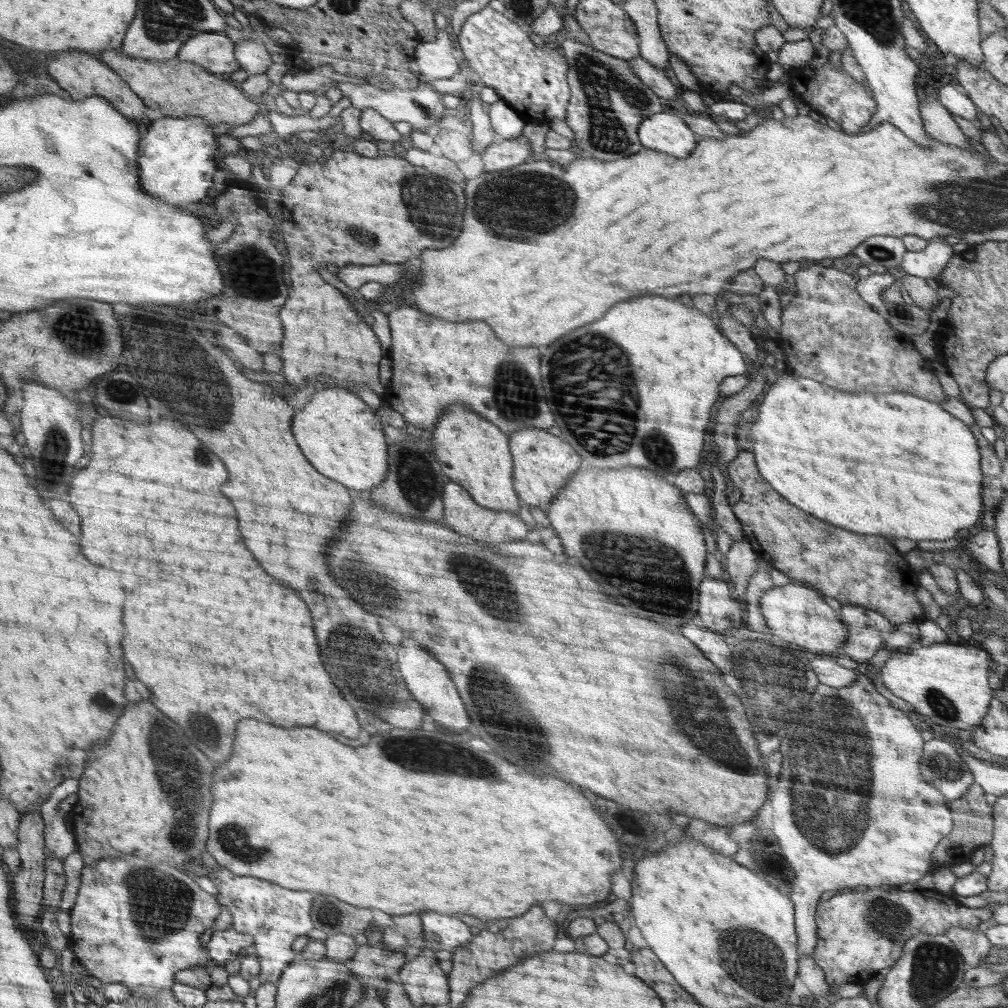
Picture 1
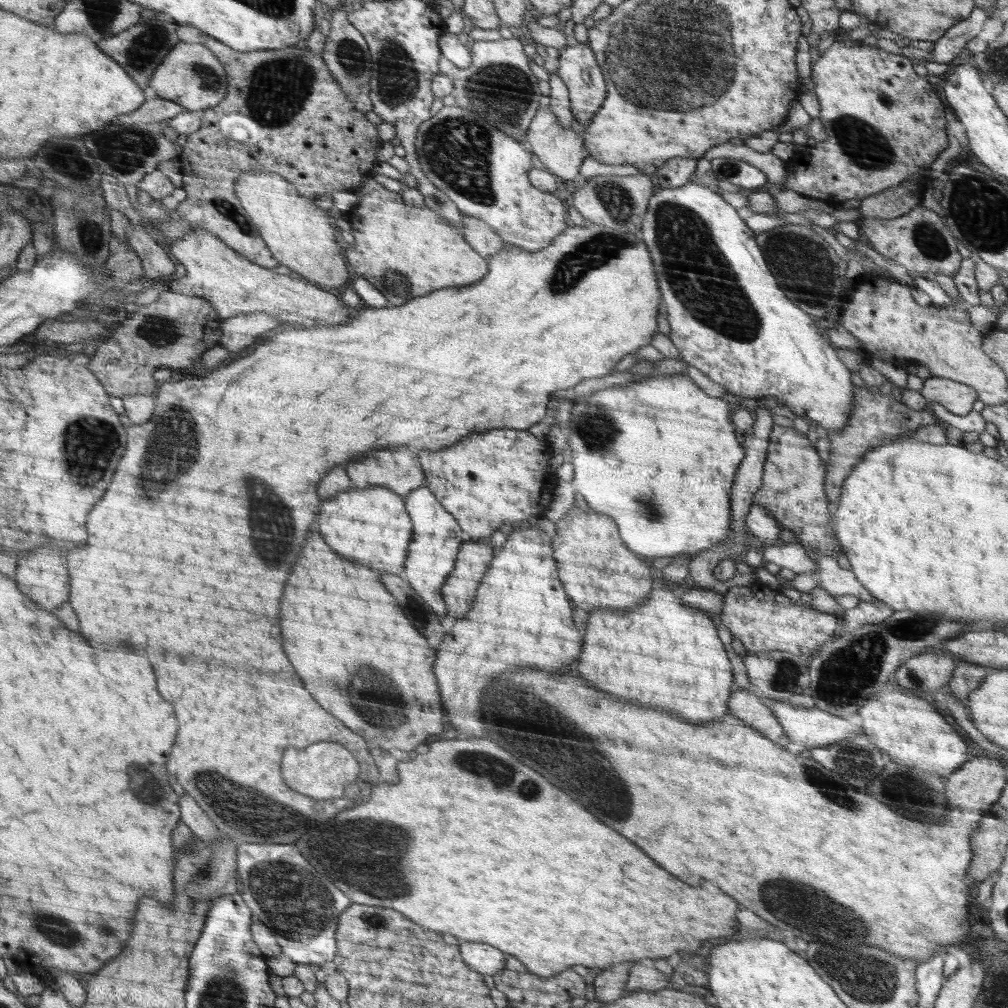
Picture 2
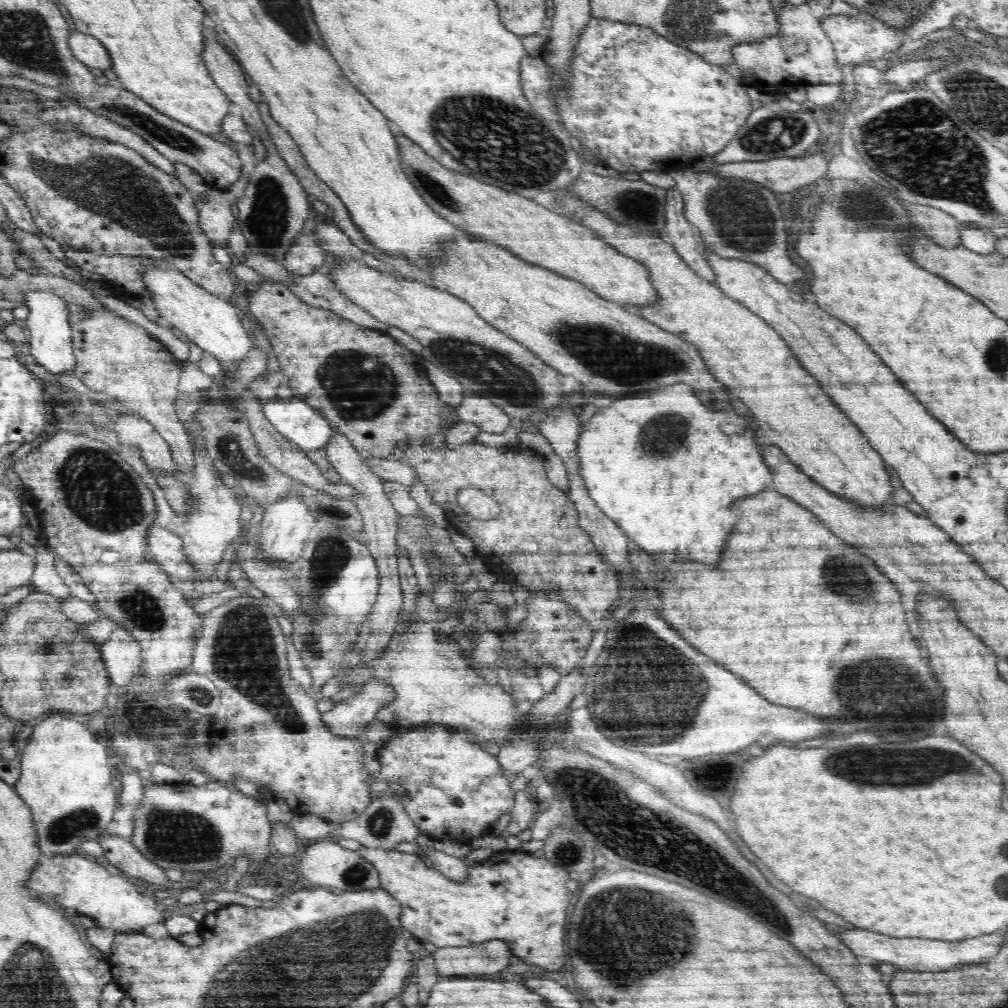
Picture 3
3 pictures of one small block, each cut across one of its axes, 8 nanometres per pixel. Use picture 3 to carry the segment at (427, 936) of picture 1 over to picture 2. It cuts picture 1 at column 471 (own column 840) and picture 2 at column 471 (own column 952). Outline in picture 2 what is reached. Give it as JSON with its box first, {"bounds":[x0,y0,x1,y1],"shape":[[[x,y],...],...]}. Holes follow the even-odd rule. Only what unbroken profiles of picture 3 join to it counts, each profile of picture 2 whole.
{"bounds":[461,942,506,975],"shape":[[[461,942],[461,954],[466,956],[466,964],[483,975],[496,975],[505,968],[506,956],[504,952],[490,944],[478,942]]]}

